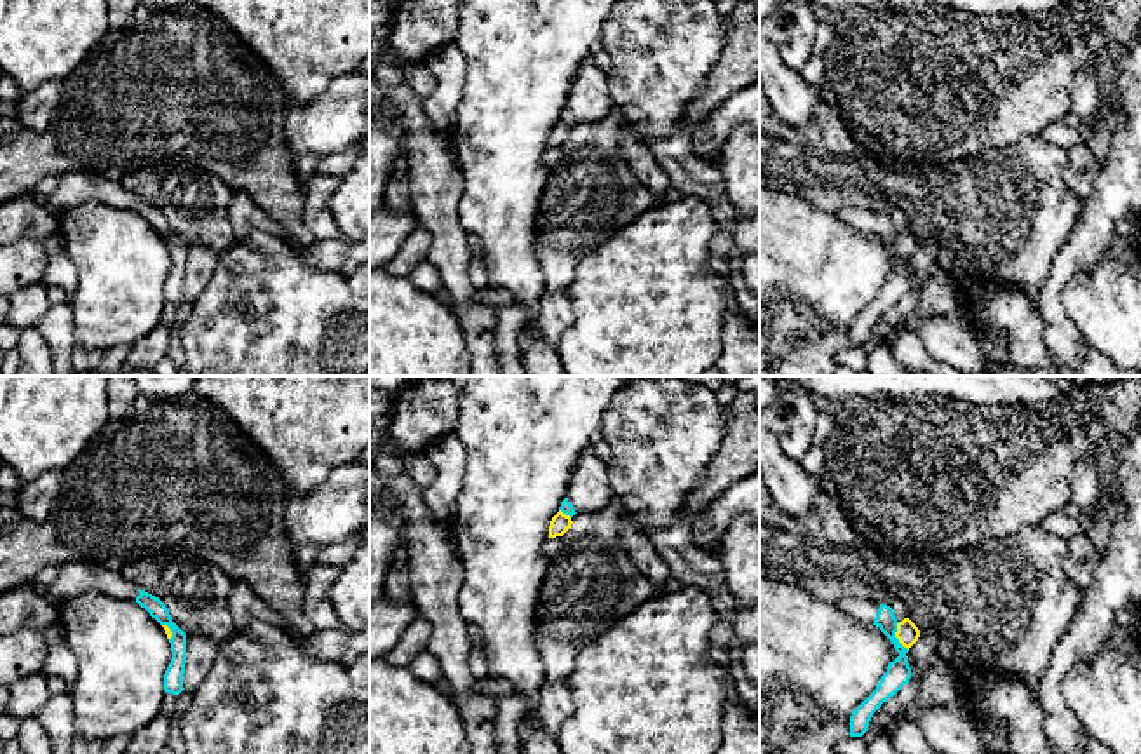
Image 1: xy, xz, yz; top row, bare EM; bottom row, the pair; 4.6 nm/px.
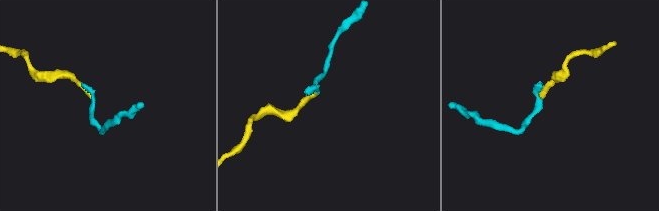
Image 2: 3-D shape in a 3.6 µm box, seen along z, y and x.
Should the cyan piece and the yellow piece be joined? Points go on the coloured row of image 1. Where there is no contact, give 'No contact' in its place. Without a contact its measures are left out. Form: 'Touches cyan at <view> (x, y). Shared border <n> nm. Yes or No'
Touches cyan at yz (894, 636). Shared border 140 nm. Yes

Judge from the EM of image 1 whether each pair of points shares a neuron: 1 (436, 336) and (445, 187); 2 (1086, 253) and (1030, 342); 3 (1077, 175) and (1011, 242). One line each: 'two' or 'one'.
1: two
2: two
3: two

